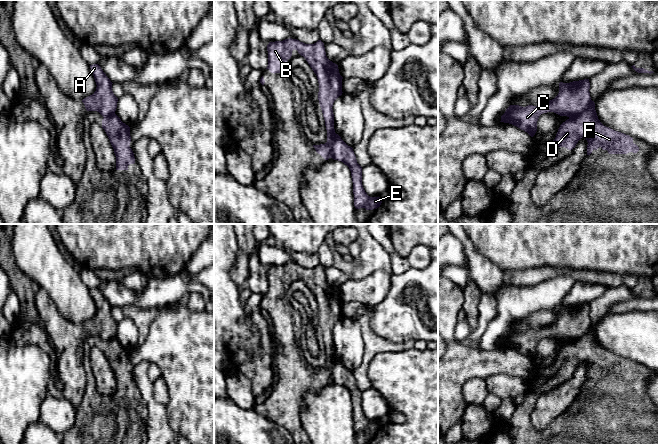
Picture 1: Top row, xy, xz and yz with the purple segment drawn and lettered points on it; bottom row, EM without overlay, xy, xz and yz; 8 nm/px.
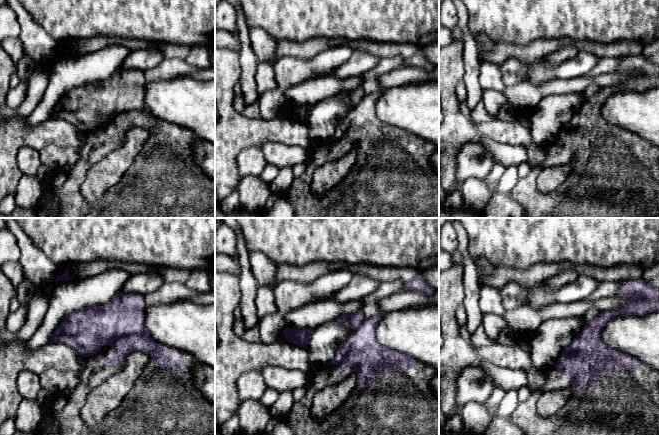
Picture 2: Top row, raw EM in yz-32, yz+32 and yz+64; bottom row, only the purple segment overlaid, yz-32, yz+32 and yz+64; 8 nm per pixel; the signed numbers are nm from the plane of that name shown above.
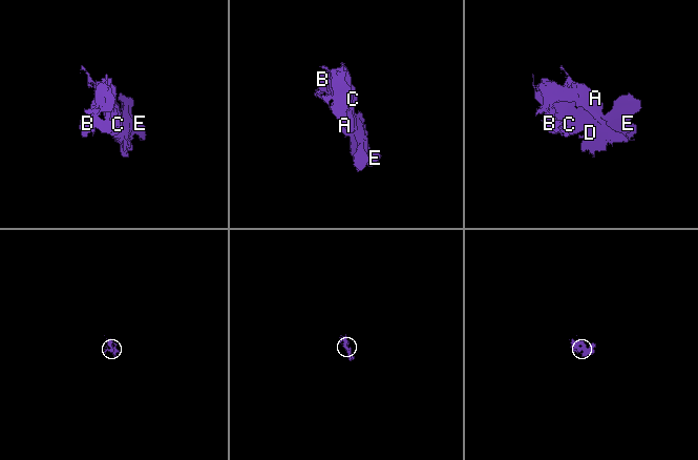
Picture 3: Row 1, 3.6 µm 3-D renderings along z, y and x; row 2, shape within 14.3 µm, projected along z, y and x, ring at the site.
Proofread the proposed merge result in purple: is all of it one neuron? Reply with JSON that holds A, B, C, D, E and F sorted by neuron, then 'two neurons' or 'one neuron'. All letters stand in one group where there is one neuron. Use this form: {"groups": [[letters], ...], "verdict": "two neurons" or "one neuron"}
{"groups": [["A", "B", "C"], ["D", "E", "F"]], "verdict": "two neurons"}

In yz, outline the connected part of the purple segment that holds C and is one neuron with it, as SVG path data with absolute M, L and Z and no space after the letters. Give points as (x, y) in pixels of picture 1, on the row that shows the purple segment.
M589 79L559 83L558 95L541 105L510 105L501 116L501 121L512 124L533 137L537 131L537 121L541 114L554 112L560 116L577 116L591 104Z

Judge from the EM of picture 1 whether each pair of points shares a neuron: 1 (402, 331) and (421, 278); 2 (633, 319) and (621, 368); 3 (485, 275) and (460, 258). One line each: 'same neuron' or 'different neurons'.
1: same neuron
2: different neurons
3: different neurons

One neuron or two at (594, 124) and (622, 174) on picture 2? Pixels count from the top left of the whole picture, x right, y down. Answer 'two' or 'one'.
one

